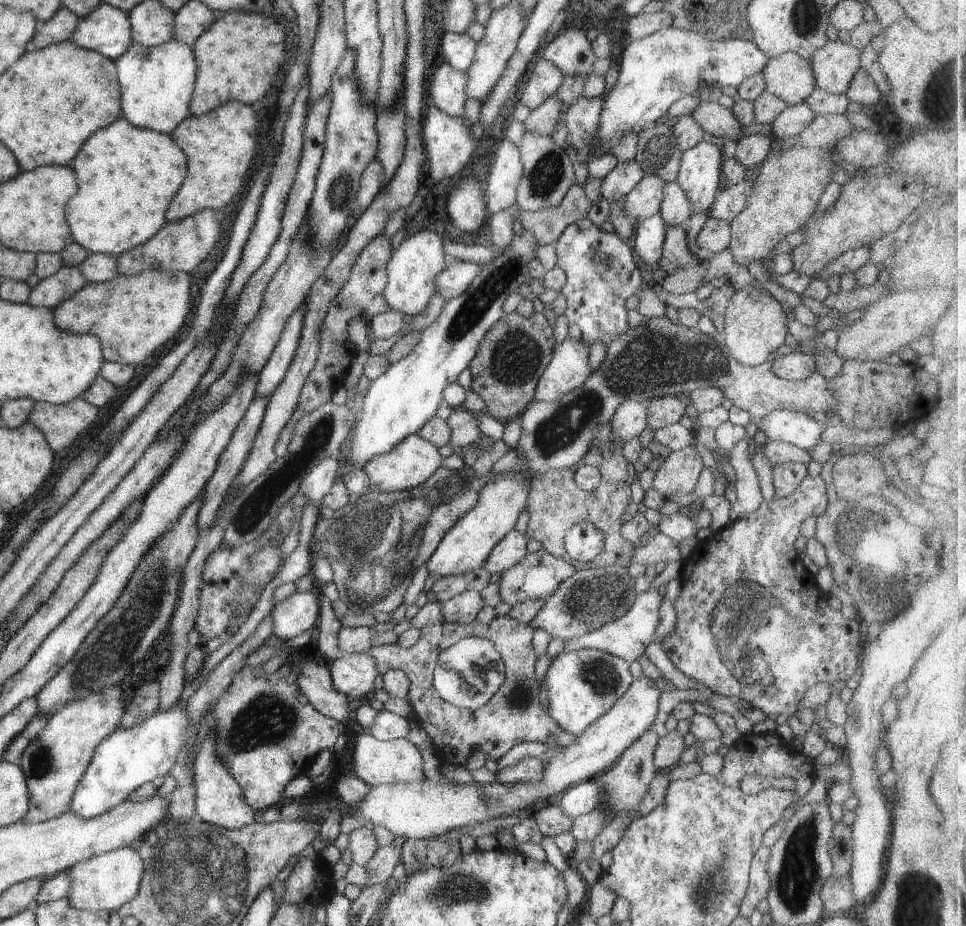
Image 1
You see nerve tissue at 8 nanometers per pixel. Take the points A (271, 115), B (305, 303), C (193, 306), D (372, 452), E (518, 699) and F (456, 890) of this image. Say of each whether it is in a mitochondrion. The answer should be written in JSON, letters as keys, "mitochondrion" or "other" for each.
{"A":"other","B":"other","C":"other","D":"other","E":"mitochondrion","F":"mitochondrion"}

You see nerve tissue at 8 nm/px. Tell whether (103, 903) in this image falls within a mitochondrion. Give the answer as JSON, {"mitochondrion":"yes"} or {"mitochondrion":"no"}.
{"mitochondrion":"no"}

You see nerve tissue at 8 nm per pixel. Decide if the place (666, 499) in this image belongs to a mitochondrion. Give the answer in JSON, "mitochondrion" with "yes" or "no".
{"mitochondrion":"no"}

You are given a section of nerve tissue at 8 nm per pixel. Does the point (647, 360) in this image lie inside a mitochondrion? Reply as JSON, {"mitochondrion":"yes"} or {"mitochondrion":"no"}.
{"mitochondrion":"yes"}

